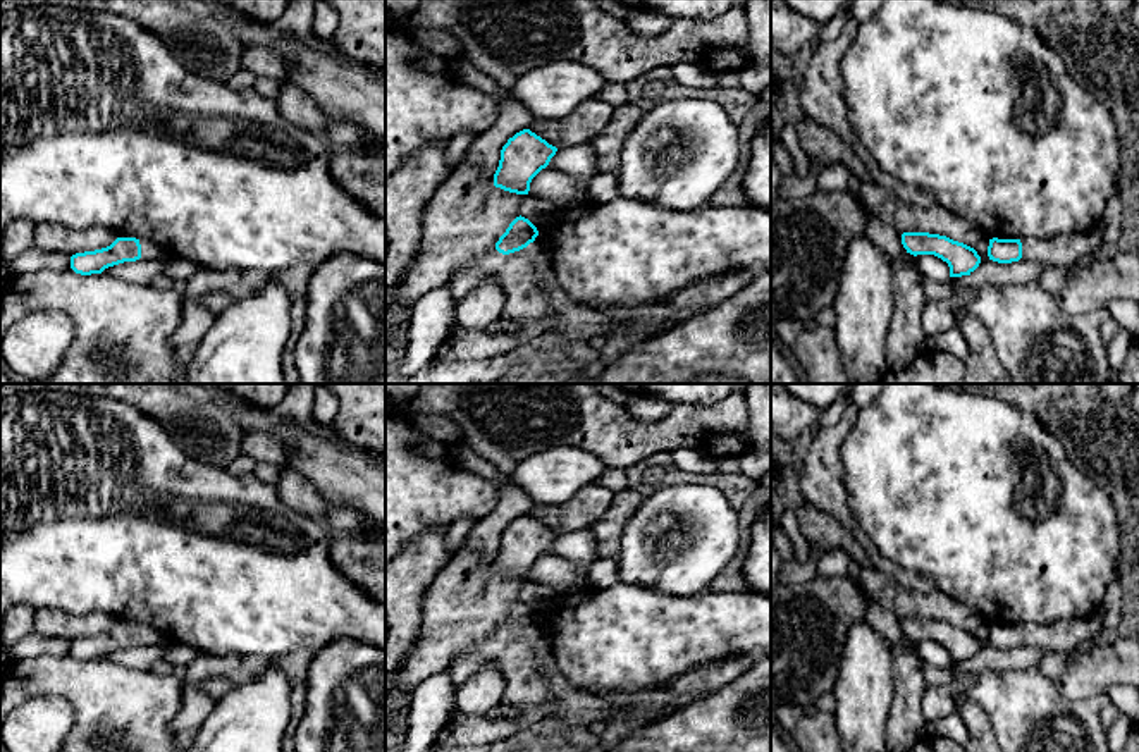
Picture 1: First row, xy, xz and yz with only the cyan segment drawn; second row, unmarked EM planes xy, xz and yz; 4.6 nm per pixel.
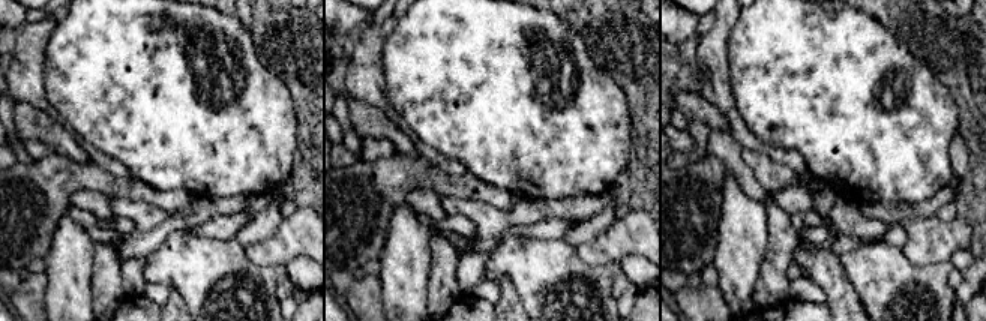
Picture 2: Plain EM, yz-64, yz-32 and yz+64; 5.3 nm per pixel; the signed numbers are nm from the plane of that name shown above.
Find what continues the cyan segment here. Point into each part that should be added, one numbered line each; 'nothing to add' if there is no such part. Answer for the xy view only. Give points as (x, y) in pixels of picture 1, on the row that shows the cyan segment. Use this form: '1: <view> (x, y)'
1: xy (148, 250)

